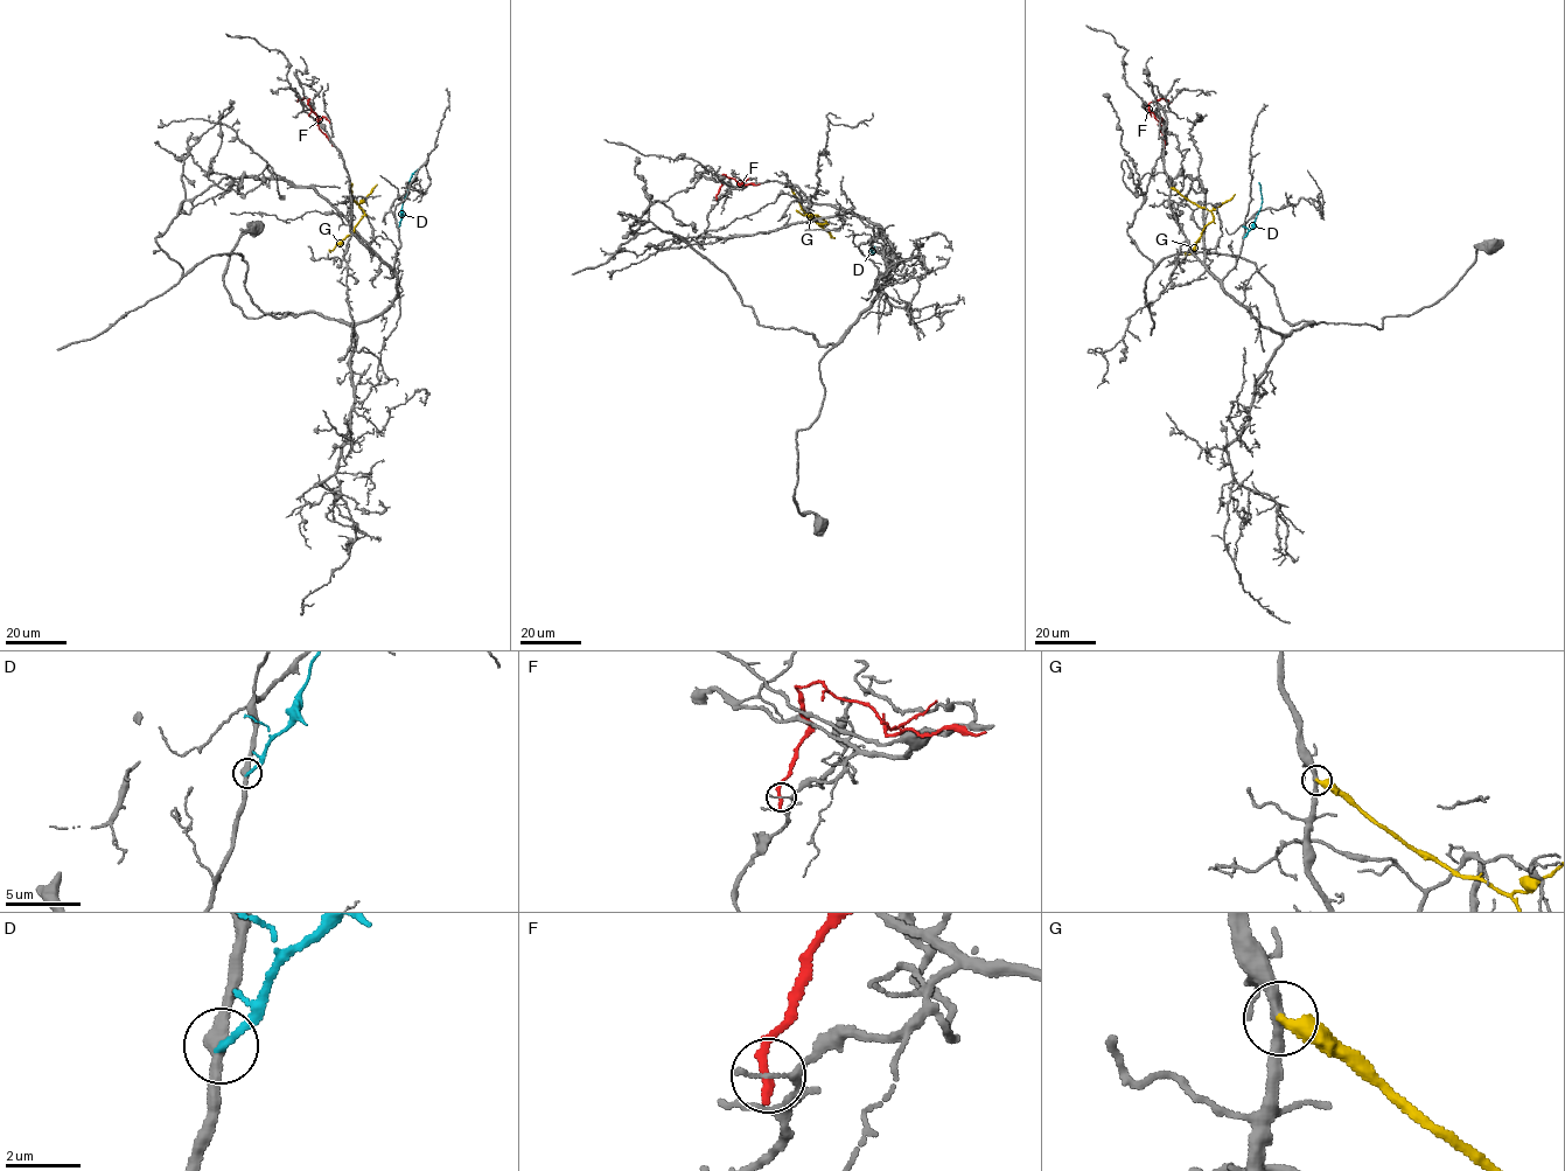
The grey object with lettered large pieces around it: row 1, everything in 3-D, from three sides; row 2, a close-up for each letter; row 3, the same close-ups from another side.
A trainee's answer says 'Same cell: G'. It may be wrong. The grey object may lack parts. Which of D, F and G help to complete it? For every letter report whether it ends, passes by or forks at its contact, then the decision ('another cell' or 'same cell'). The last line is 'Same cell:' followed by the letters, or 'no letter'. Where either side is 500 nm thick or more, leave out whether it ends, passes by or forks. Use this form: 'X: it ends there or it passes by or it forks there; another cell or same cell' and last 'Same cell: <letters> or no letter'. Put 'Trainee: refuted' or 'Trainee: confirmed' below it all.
D: it ends there; another cell
F: it ends there; another cell
G: it ends there; another cell
Same cell: no letter
Trainee: refuted

